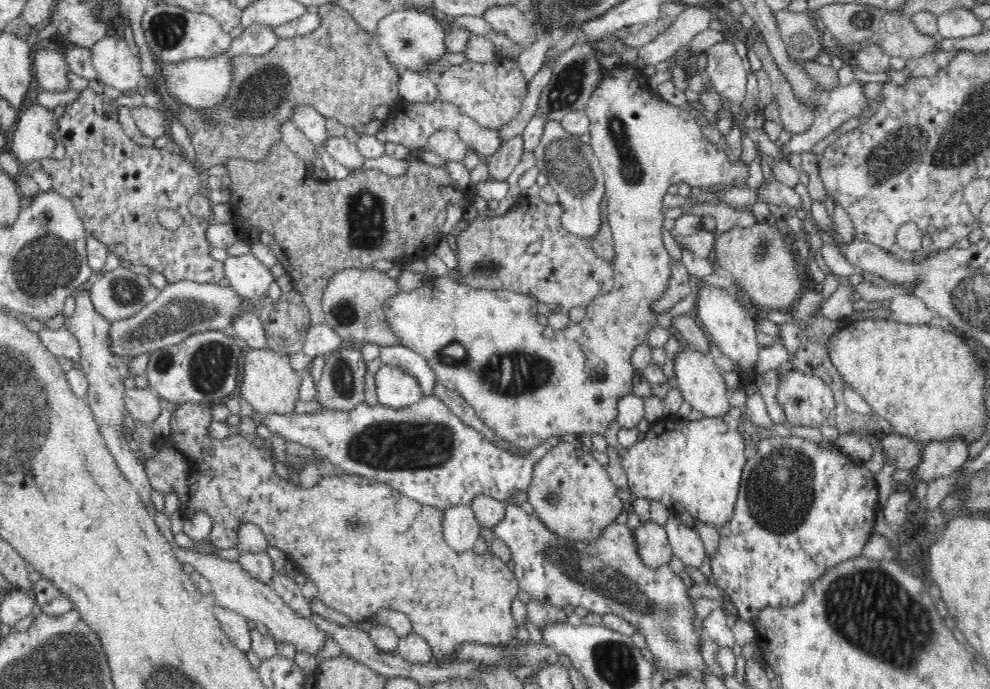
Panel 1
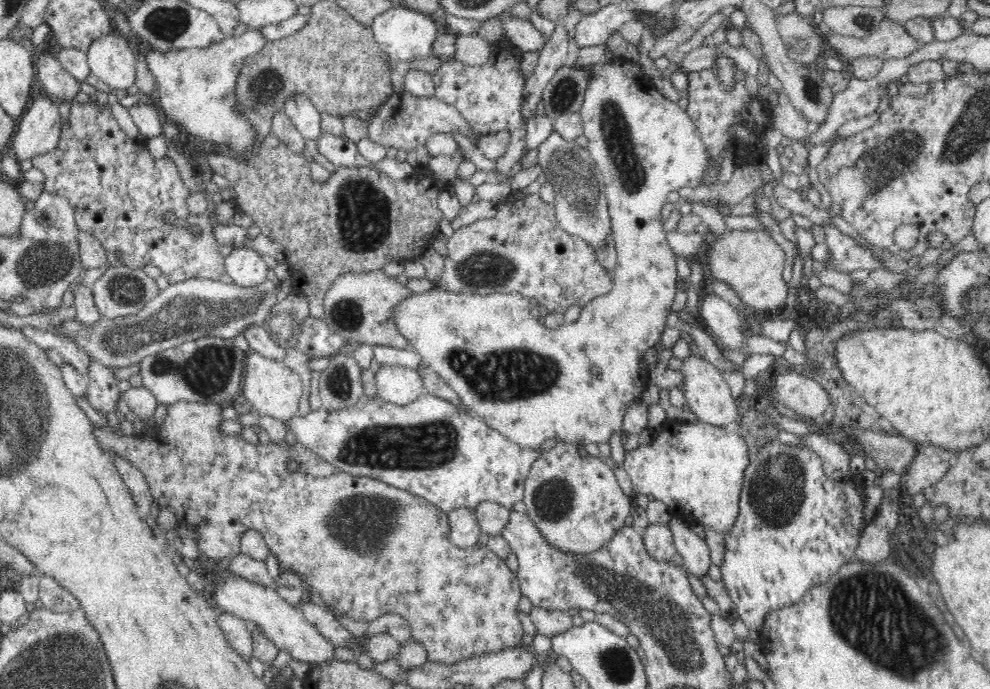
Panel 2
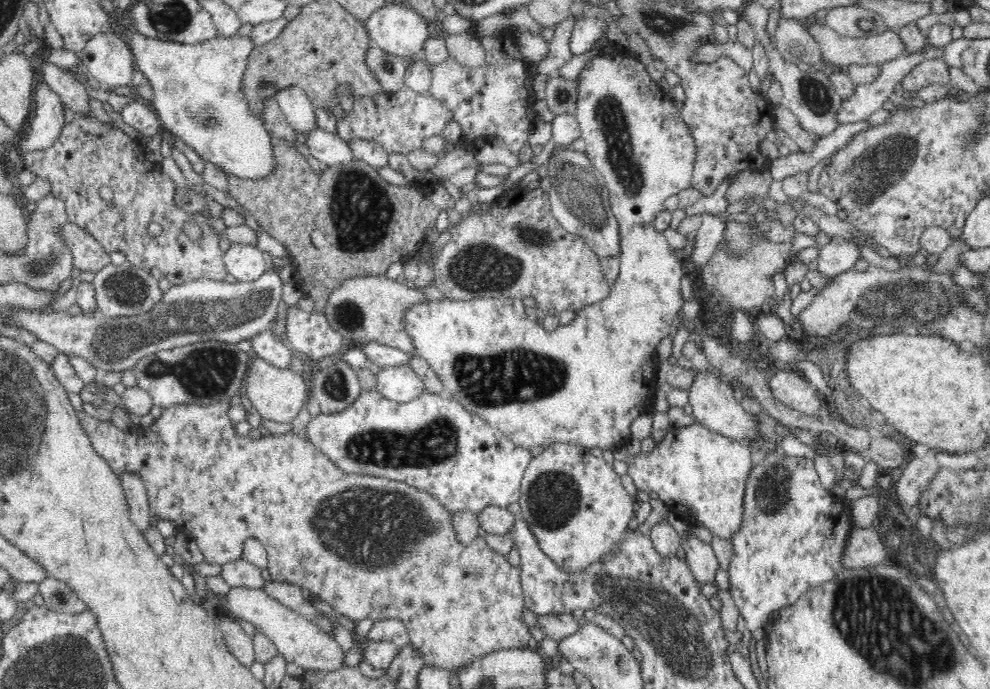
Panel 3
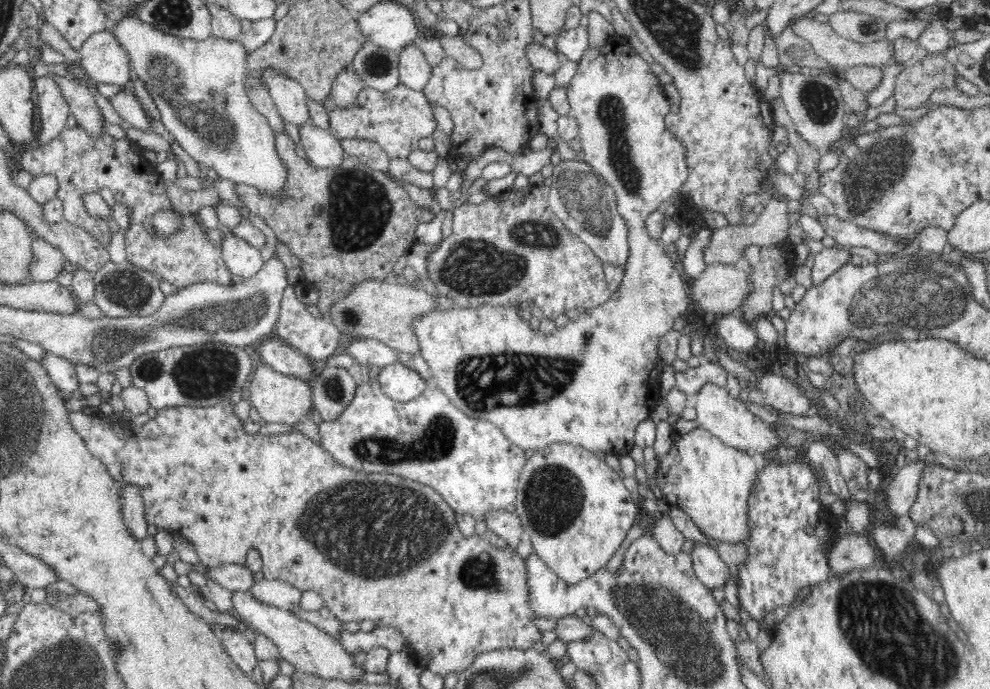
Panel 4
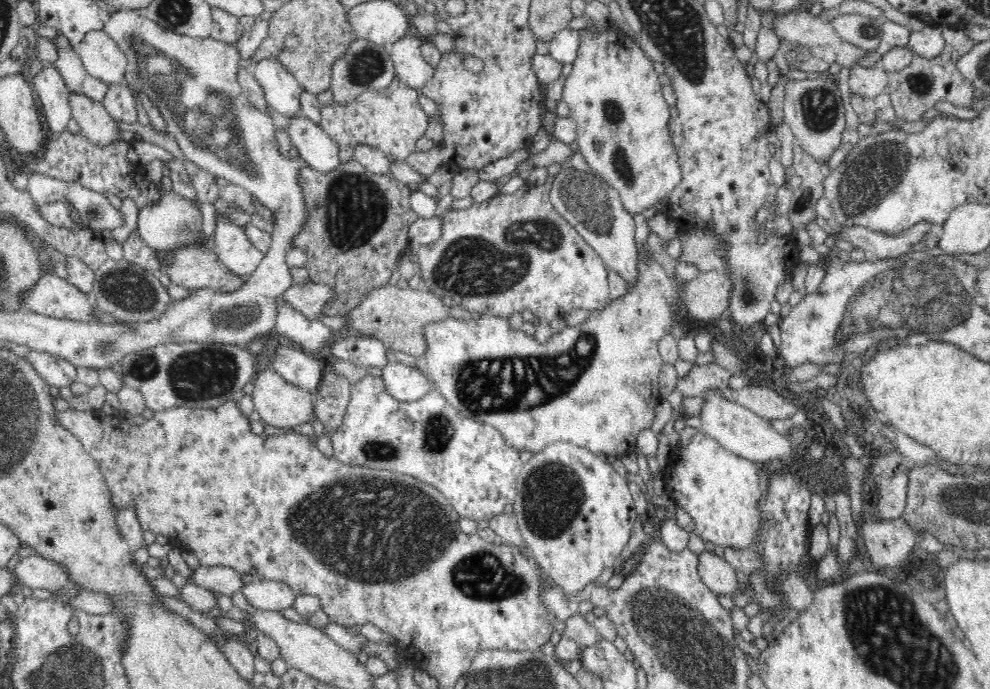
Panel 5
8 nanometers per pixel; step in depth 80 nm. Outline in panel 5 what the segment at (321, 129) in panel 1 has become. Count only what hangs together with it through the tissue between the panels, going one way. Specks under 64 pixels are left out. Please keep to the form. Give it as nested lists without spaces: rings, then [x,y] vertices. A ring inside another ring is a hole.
[[[262,58],[251,65],[256,81],[265,90],[270,108],[287,118],[301,115],[301,84],[275,58]]]

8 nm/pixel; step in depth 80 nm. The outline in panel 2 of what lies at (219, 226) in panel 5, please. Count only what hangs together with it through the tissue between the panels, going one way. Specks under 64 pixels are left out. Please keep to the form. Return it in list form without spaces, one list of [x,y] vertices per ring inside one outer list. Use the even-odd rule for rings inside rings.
[[[234,247],[231,254],[224,258],[224,262],[225,272],[244,290],[251,290],[254,286],[266,282],[268,278],[266,262],[252,249]]]

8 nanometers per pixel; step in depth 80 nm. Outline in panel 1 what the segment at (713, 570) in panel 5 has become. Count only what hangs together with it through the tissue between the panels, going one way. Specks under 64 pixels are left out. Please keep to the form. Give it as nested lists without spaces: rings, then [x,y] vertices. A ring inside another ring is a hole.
[[[670,518],[664,525],[673,555],[685,566],[700,569],[708,556],[703,540],[694,528],[685,526],[678,518]]]

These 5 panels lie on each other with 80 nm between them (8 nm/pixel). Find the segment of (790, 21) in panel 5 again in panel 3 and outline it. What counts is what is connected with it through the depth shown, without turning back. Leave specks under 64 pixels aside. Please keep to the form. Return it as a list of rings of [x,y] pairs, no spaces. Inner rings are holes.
[[[808,20],[806,23],[808,33],[816,39],[821,51],[821,60],[826,64],[835,64],[843,69],[853,64],[873,64],[882,65],[885,62],[894,60],[905,52],[906,45],[902,43],[902,39],[898,32],[892,29],[884,30],[876,36],[868,36],[868,38],[847,39],[843,35],[837,34],[825,24],[818,24],[815,20]]]

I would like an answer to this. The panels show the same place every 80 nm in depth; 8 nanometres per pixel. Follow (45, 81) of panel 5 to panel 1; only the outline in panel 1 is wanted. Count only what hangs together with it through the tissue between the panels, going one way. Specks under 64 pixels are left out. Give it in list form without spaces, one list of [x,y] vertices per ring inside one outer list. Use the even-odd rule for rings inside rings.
[[[37,104],[20,114],[10,147],[22,168],[30,162],[51,161],[58,138],[54,112]]]

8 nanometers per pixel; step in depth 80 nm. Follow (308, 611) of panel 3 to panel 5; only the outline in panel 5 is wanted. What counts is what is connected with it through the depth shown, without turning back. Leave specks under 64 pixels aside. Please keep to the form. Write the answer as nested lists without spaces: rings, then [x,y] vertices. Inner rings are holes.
[[[255,579],[251,584],[246,584],[240,592],[252,607],[272,611],[292,607],[297,596],[288,584],[264,579]]]

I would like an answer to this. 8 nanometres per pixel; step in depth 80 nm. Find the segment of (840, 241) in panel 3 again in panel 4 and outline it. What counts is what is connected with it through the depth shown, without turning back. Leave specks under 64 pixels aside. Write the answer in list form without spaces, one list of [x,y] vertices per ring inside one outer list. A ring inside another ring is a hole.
[[[844,245],[824,247],[818,254],[814,254],[811,268],[812,286],[824,282],[828,276],[836,274],[836,270],[851,260],[851,254]]]

